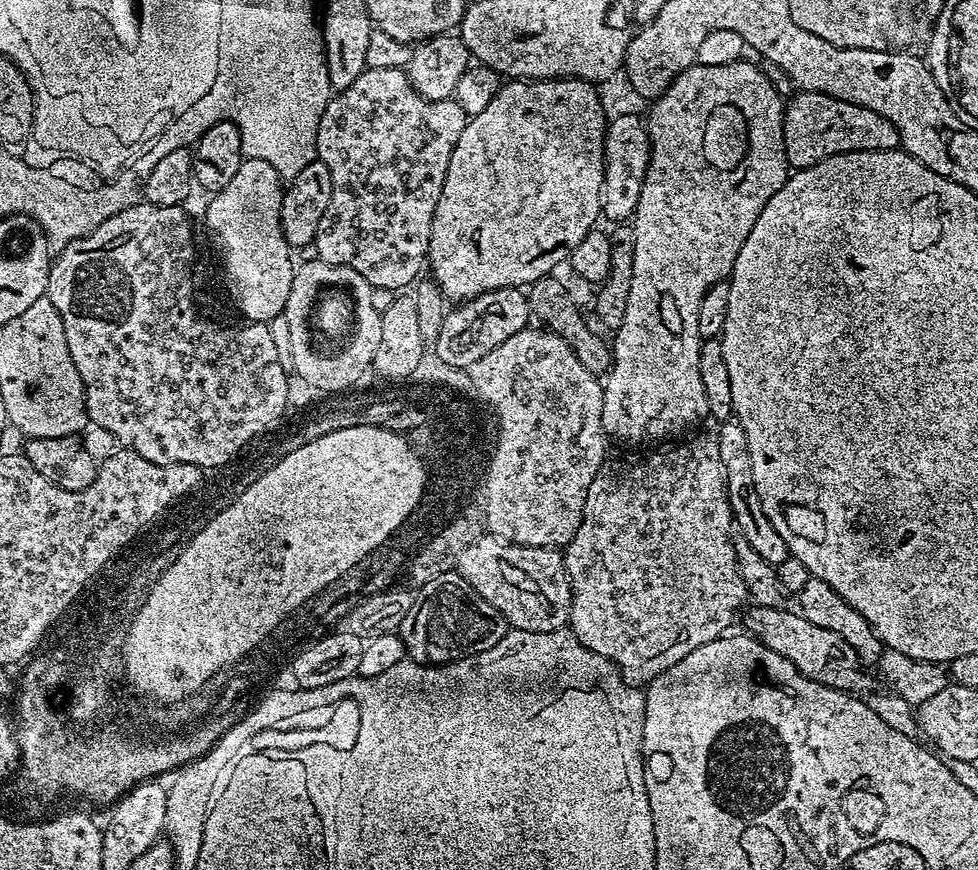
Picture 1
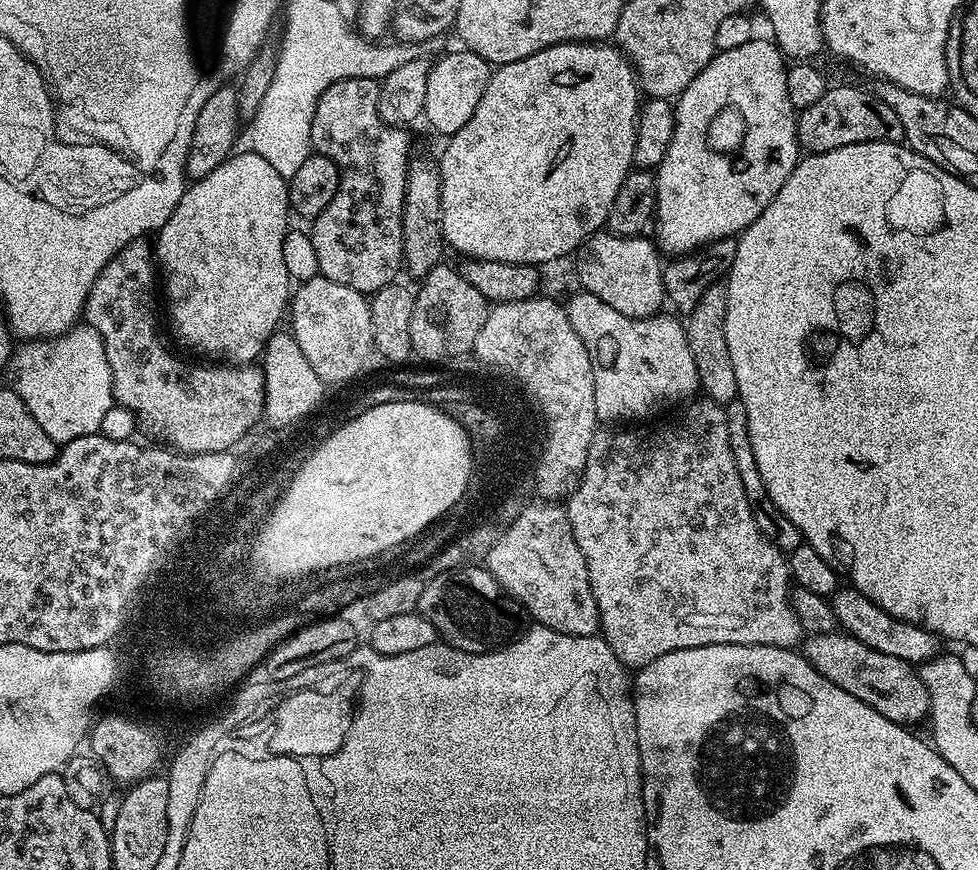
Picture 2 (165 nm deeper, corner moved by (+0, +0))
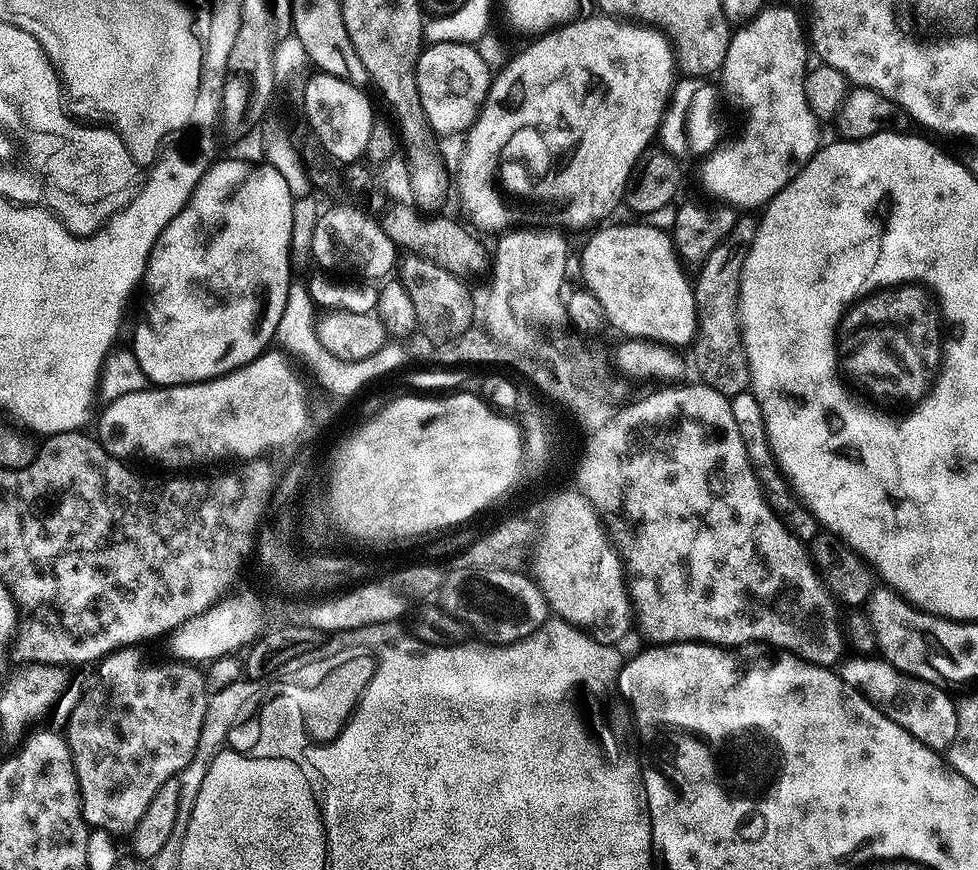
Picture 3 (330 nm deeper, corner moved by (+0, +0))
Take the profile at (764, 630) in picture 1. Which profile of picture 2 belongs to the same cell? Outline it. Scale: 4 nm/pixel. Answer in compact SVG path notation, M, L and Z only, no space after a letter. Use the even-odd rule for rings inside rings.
M843 630L830 634L809 635L803 641L802 655L808 659L810 666L814 666L814 670L818 670L818 674L830 678L834 686L842 686L846 694L854 694L854 698L866 702L866 706L870 706L896 724L916 726L912 724L929 719L931 702L926 686L923 685L919 671L902 658L882 654L858 642L858 638L848 635Z

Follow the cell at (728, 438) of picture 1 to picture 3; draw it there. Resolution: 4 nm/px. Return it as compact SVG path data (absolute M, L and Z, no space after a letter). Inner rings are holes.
M749 390L742 394L734 394L730 398L730 411L734 413L734 422L738 426L738 435L742 437L742 446L746 446L746 454L752 463L754 474L764 488L764 497L774 510L776 517L798 538L805 546L811 545L812 539L822 530L818 518L808 509L799 496L792 491L792 485L784 476L779 462L770 450L770 442L766 434L766 422L762 418L762 406L758 406L758 398Z

